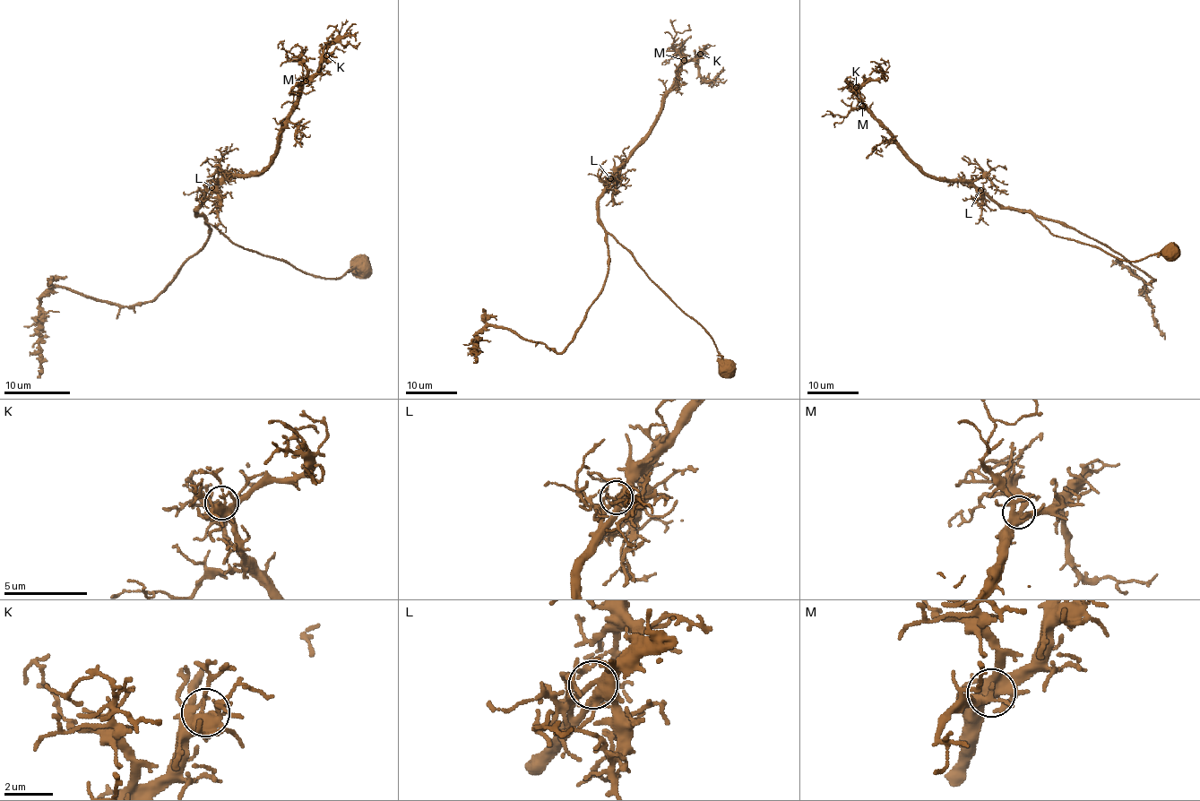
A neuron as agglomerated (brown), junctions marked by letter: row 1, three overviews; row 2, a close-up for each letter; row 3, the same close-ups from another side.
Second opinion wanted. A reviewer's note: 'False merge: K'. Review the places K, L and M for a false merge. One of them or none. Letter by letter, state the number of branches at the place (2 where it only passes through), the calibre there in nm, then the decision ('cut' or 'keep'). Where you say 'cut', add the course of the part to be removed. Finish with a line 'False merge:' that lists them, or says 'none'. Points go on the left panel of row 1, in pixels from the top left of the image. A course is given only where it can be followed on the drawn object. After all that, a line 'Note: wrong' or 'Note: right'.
K: 6 | 440 nm | keep
L: 7 | 420 nm | keep
M: 9 | 500 nm | keep
False merge: none
Note: wrong

